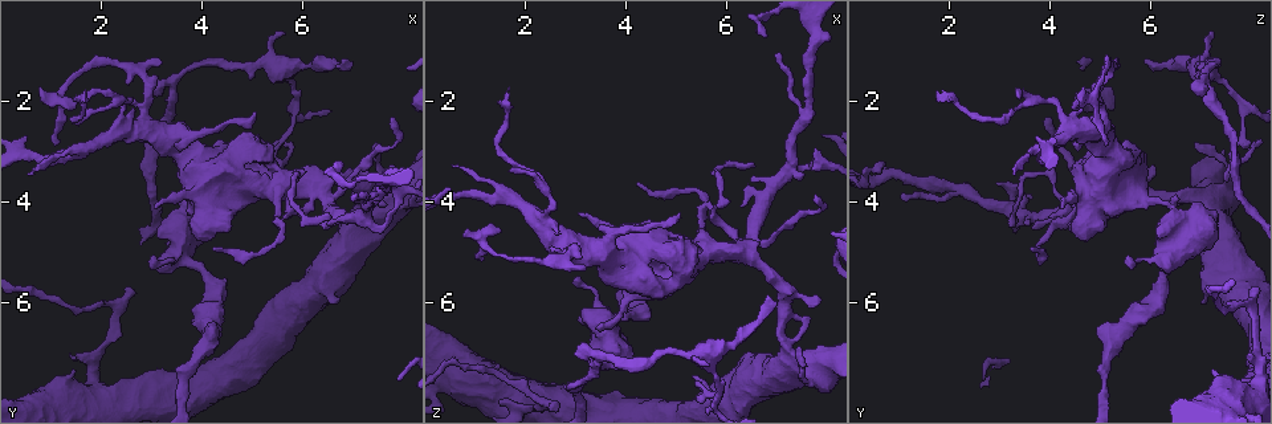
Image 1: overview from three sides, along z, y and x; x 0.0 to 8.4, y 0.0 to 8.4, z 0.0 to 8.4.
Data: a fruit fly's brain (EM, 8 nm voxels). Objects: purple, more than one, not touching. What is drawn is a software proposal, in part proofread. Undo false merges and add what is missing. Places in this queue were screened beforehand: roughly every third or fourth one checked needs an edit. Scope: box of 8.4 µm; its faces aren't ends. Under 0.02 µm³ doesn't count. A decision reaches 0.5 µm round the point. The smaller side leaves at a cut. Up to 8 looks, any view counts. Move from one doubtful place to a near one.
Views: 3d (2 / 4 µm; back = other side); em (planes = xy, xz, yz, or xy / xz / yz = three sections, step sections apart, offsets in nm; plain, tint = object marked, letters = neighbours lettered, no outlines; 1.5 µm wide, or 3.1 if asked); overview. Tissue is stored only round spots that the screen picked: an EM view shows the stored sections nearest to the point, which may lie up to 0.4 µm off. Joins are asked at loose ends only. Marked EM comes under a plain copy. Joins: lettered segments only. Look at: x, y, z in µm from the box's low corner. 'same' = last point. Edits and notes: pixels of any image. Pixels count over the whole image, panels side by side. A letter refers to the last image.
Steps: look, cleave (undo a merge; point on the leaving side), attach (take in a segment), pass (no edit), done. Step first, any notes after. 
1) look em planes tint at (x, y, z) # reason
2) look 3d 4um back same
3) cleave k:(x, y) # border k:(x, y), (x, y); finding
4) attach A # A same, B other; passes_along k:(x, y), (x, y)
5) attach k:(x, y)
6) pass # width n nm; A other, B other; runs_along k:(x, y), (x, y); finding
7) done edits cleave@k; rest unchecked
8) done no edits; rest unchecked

look 3d 4um at (5.85, 1.95, 7.75) # abrupt turn

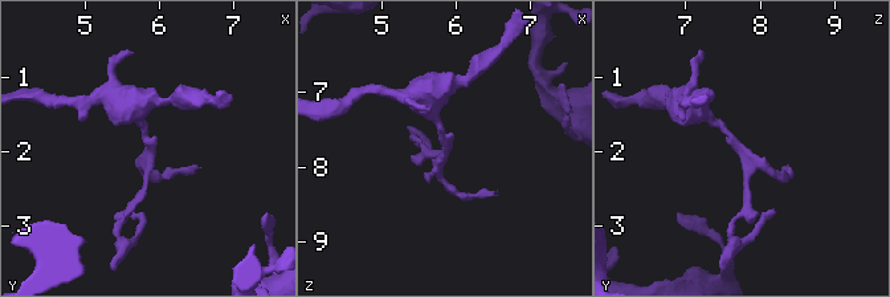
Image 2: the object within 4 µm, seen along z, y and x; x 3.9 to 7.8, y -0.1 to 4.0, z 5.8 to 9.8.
look em yz step 8 tint at (5.85, 1.95, 7.70) # arms 3; shape alone is not enough

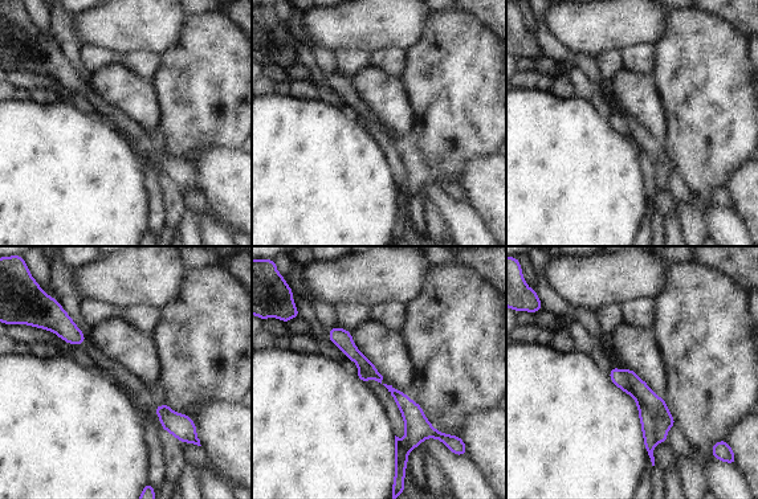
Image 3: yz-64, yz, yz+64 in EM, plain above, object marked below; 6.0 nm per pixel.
look em planes letters same

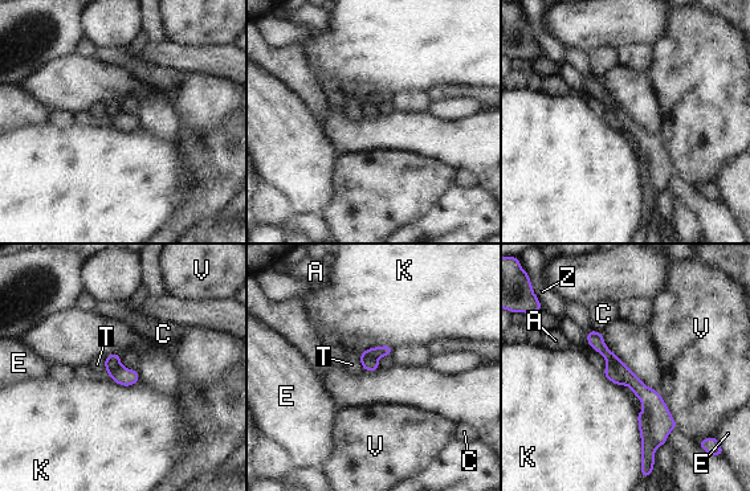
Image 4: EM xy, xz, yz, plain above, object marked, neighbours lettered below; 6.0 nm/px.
pass # width 110 nm; A other, C other, E other, K other, T other, V other, Z other; border 4:(585, 334), (604, 359), (603, 371); one neuron here

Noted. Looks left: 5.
look 3d 4um at (6.85, 1.15, 5.85) # free end

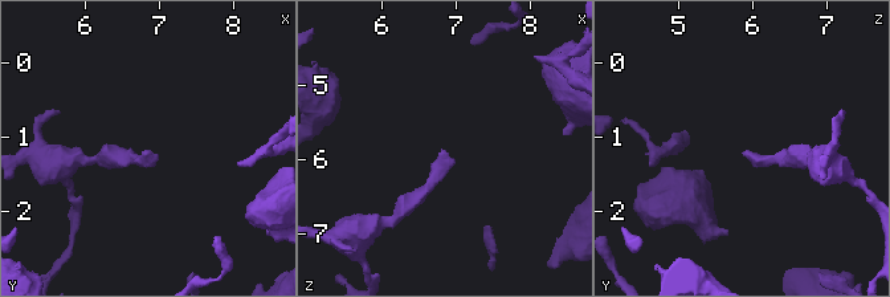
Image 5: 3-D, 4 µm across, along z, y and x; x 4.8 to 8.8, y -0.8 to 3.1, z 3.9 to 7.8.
look em yz step 8 letters at (6.85, 1.15, 5.90)

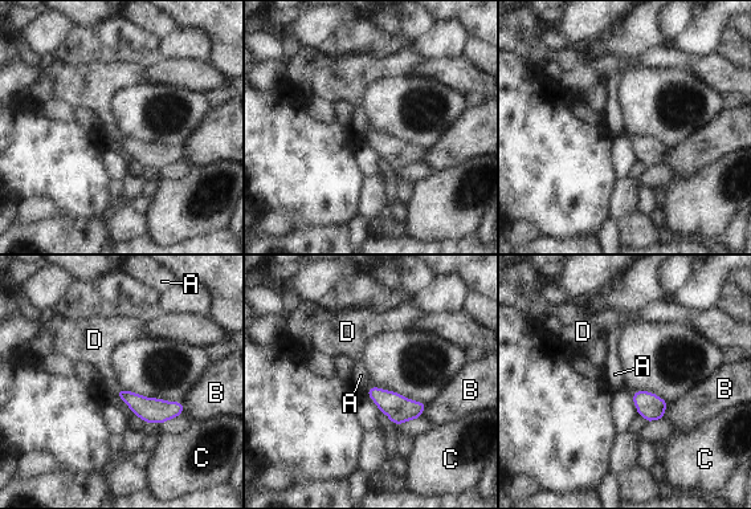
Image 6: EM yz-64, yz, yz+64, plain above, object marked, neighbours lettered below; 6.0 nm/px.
attach D # longest_contact B 110 nm; A other, B other, C other, D same; passes_along 6:(151, 410), (118, 390), (100, 354); it goes on there

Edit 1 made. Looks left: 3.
look 3d 2um at (2.25, 1.30, 5.10)

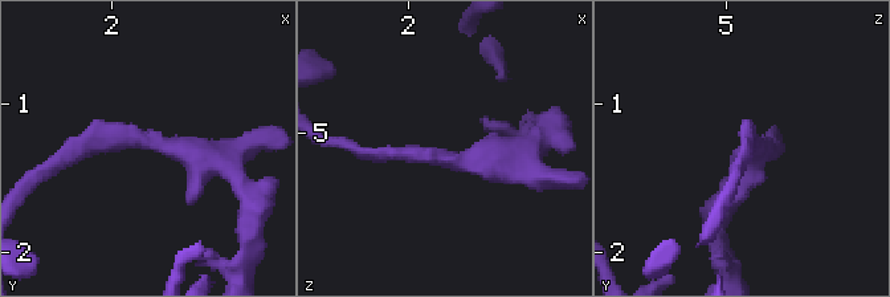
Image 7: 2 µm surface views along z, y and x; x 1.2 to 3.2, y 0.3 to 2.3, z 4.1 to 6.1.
look em planes letters at (2.28, 1.28, 5.16)

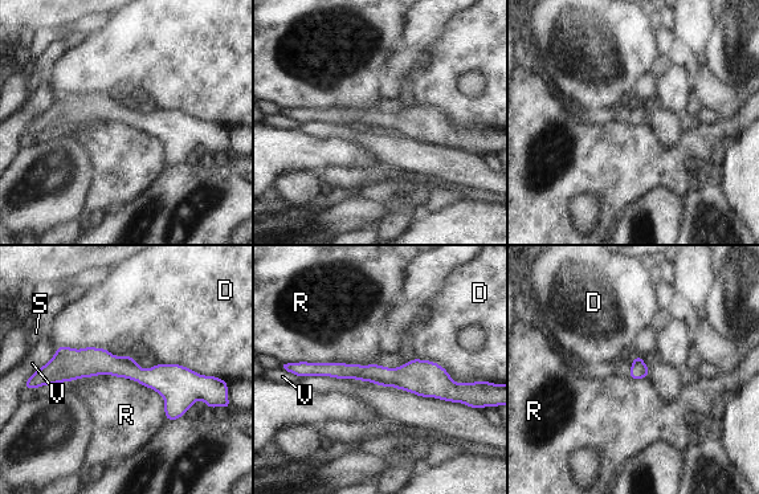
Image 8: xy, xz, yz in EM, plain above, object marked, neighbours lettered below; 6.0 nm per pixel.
pass # width 110 nm; D other, R other, S other, V other; runs_along 8:(301, 366), (458, 387); continuous, no second neuron

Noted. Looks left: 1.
done edits attach@6; rest unchecked

